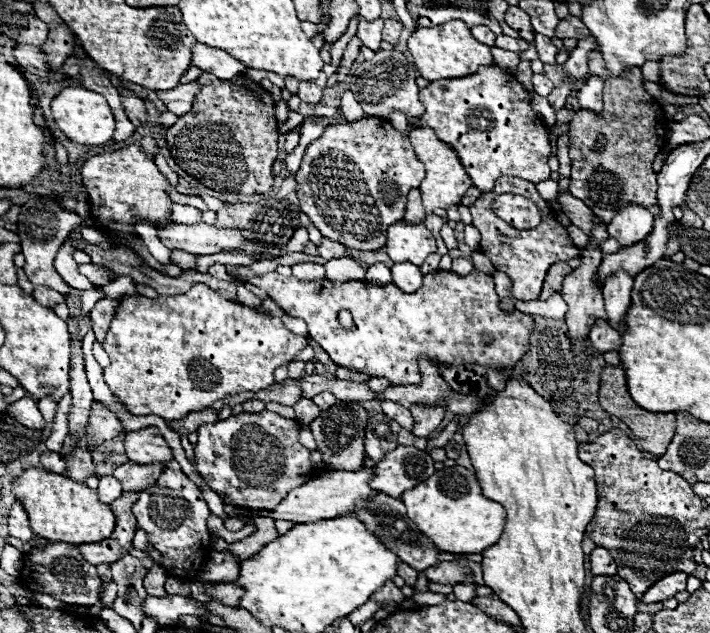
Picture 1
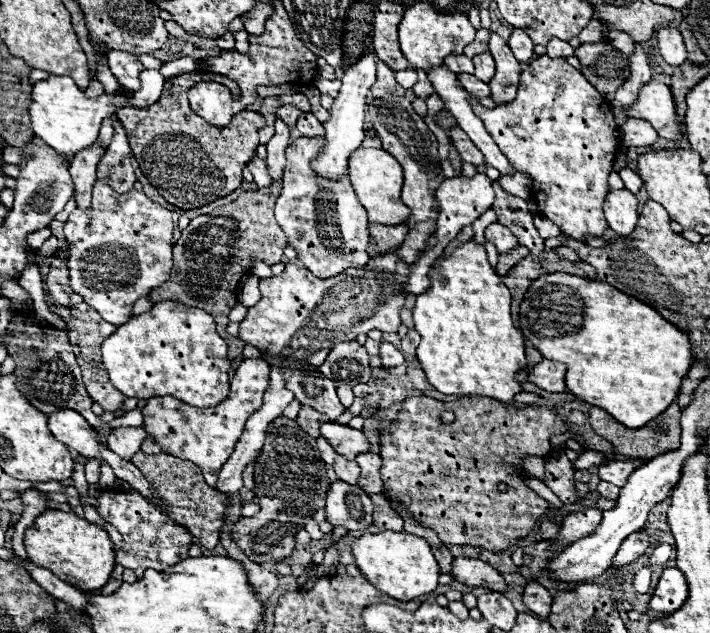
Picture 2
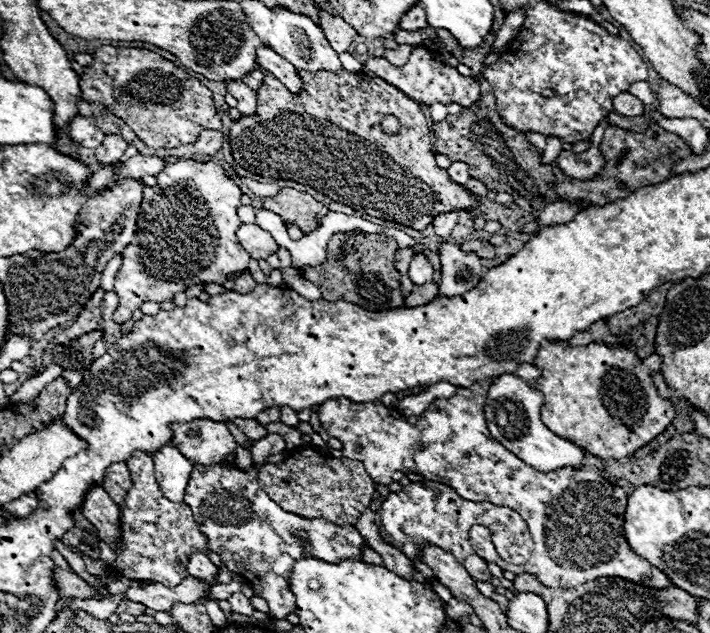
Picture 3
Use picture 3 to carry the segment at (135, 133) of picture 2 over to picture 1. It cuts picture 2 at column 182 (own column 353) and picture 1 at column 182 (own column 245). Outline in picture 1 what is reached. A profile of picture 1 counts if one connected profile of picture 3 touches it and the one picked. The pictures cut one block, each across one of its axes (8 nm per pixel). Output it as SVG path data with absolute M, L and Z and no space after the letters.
M204 72L198 82L202 90L192 102L192 110L178 118L174 126L166 132L166 142L172 158L180 168L184 168L200 184L224 192L224 194L266 194L272 190L274 176L272 164L278 156L278 122L274 116L274 100L260 84L248 80L246 76L236 76L230 80L220 80Z

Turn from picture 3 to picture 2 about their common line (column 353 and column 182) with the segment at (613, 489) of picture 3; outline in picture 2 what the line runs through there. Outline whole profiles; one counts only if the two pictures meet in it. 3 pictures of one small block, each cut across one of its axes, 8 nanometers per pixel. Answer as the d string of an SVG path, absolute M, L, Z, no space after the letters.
M262 358L242 360L238 370L234 372L234 378L230 380L228 398L214 408L198 410L194 406L188 406L186 402L180 402L178 398L150 398L146 408L142 410L144 426L168 454L194 462L202 470L208 486L216 486L218 480L216 472L234 452L234 446L240 440L244 424L250 418L250 414L262 406L264 390L268 390L270 386L268 372L270 366Z

